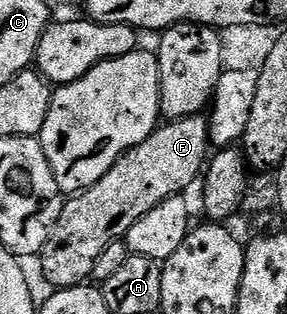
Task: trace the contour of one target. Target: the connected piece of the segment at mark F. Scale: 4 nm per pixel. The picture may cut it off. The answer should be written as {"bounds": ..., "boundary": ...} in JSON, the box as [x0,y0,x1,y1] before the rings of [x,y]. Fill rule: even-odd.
{"bounds":[41,115,211,290],"boundary":[[[203,115],[171,119],[155,128],[149,139],[125,153],[93,187],[74,194],[64,204],[57,227],[41,254],[44,279],[56,290],[84,284],[105,247],[126,238],[129,227],[141,215],[149,215],[157,203],[186,194],[198,177],[200,180],[209,161],[210,145],[211,126]]]}

